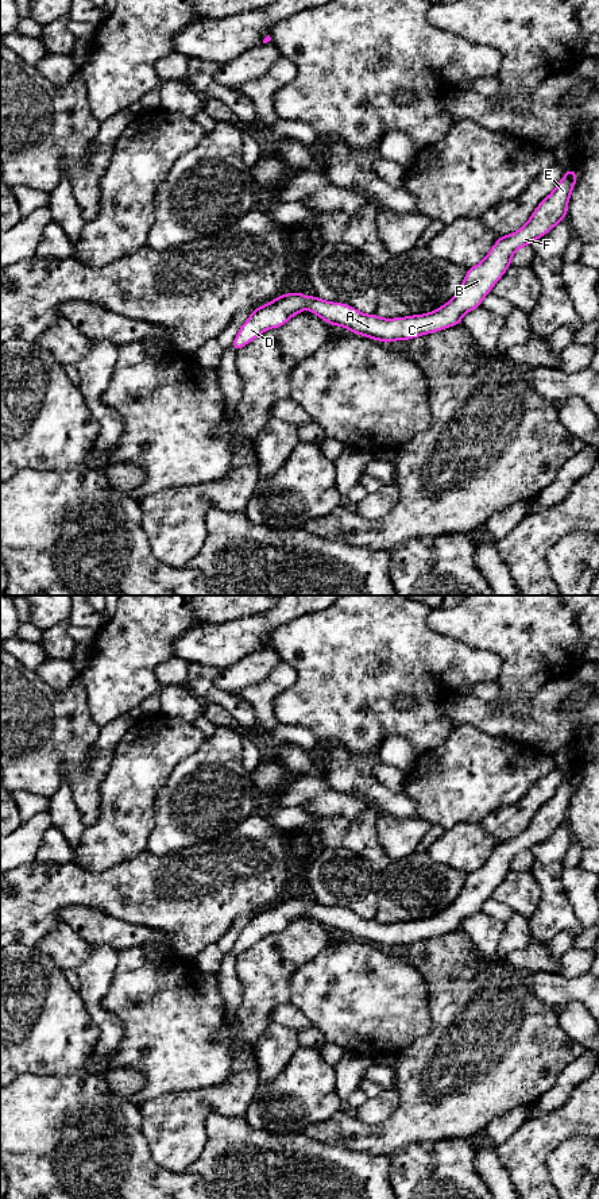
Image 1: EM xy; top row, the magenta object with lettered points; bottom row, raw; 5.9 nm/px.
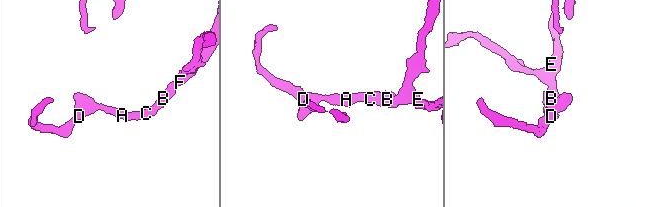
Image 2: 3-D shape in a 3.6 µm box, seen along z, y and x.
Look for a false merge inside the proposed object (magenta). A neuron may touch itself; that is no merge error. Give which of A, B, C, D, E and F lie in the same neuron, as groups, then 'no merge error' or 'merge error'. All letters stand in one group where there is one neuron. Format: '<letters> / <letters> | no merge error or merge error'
A B C D E F | no merge error

